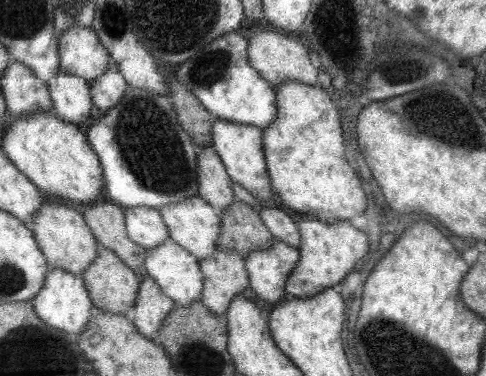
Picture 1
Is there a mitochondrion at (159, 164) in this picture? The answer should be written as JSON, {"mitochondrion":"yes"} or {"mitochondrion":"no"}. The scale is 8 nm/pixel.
{"mitochondrion":"yes"}

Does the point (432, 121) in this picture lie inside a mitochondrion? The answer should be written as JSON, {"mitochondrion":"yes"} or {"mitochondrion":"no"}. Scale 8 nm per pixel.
{"mitochondrion":"yes"}

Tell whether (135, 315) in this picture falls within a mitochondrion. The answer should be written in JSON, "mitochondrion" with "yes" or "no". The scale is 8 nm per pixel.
{"mitochondrion":"no"}

